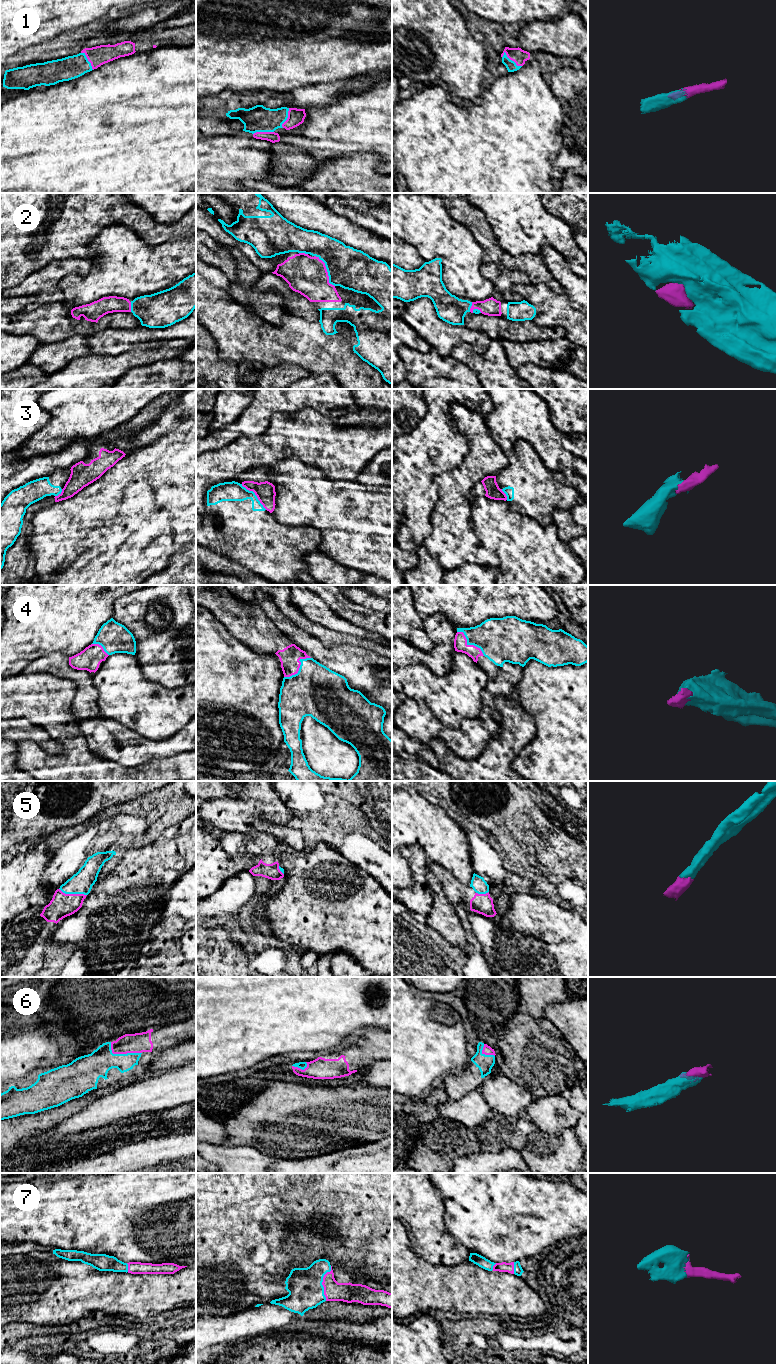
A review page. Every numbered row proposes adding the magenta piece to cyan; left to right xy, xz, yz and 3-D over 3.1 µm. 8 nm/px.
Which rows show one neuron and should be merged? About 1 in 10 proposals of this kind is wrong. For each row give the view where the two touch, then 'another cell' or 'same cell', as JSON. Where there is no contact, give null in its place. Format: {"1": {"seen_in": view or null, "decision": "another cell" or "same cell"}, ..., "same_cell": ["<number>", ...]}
{"1": {"seen_in": "yz", "decision": "same cell"}, "2": {"seen_in": "xz", "decision": "same cell"}, "3": {"seen_in": "xz", "decision": "another cell"}, "4": {"seen_in": "yz", "decision": "same cell"}, "5": {"seen_in": "xy", "decision": "same cell"}, "6": {"seen_in": "xy", "decision": "same cell"}, "7": {"seen_in": "xz", "decision": "same cell"}, "same_cell": ["1", "2", "4", "5", "6", "7"]}

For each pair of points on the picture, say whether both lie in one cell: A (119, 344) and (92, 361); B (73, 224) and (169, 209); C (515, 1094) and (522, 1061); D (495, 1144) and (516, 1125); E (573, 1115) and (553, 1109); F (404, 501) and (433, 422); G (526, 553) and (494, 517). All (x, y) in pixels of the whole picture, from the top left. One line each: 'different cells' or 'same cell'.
A: different cells
B: different cells
C: different cells
D: same cell
E: same cell
F: same cell
G: same cell

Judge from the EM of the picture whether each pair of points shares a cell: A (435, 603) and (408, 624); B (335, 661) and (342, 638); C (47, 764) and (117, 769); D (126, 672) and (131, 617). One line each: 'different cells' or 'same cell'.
A: different cells
B: different cells
C: same cell
D: different cells

